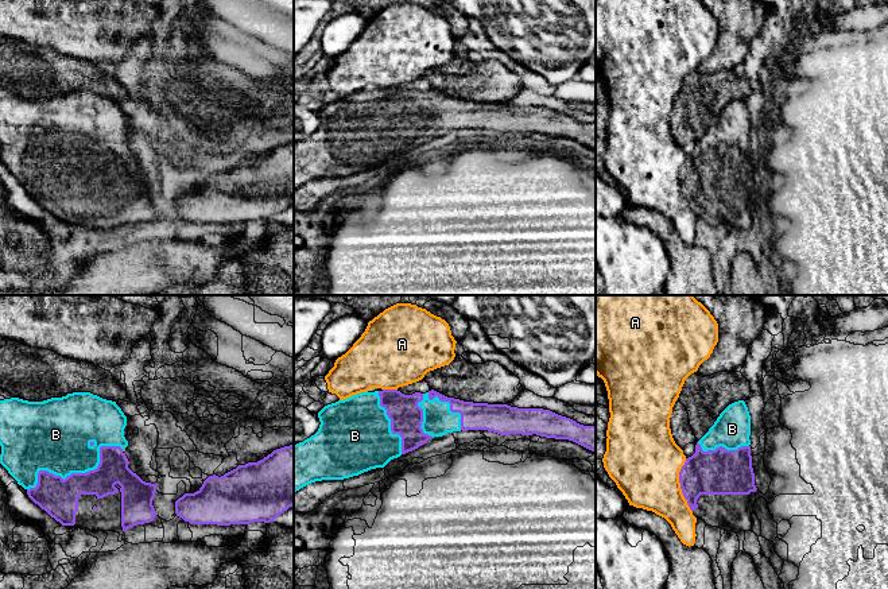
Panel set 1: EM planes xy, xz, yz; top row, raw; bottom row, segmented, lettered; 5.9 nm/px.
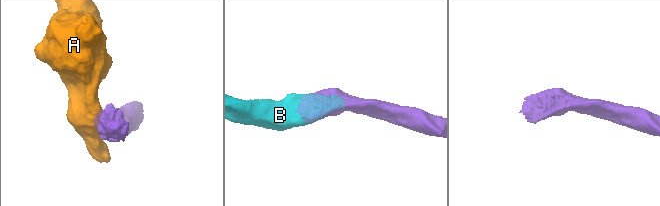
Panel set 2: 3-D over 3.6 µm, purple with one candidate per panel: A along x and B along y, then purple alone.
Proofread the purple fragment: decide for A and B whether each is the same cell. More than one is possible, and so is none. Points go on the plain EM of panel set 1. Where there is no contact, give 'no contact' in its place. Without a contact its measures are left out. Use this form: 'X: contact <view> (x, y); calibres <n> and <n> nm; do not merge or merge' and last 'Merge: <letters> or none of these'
A: contact yz (681, 183); calibres 280 and 420 nm; do not merge
B: contact xy (77, 171); calibres 220 and 400 nm; merge
Merge: B

